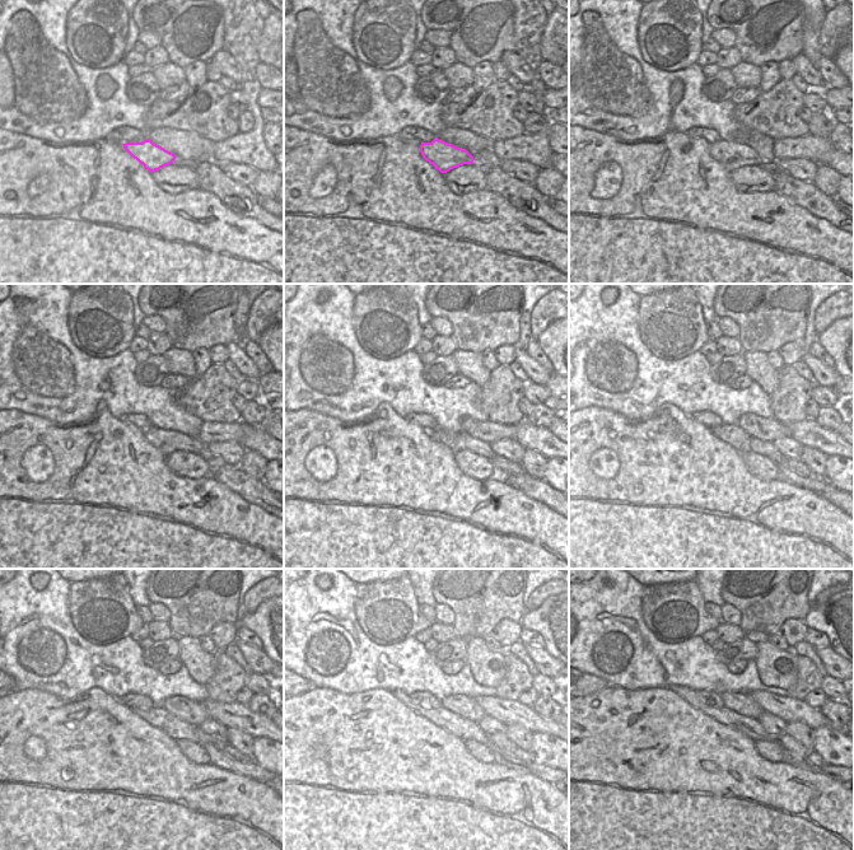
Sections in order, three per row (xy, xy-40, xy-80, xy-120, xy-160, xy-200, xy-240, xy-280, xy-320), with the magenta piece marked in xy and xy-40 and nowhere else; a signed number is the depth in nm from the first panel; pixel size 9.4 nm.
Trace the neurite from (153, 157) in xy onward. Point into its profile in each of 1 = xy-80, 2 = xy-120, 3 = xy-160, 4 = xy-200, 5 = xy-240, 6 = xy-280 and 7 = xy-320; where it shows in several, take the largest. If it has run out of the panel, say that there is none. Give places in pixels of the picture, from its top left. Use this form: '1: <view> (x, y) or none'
1: xy-80 (731, 155)
2: xy-120 (167, 442)
3: xy-160 (462, 442)
4: xy-200 (765, 448)
5: xy-240 (202, 738)
6: xy-280 (500, 741)
7: xy-320 (799, 752)

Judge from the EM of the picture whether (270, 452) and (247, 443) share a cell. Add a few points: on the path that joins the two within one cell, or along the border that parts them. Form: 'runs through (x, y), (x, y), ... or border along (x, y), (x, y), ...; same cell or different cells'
runs through (265, 447), (261, 443), (252, 443); same cell

